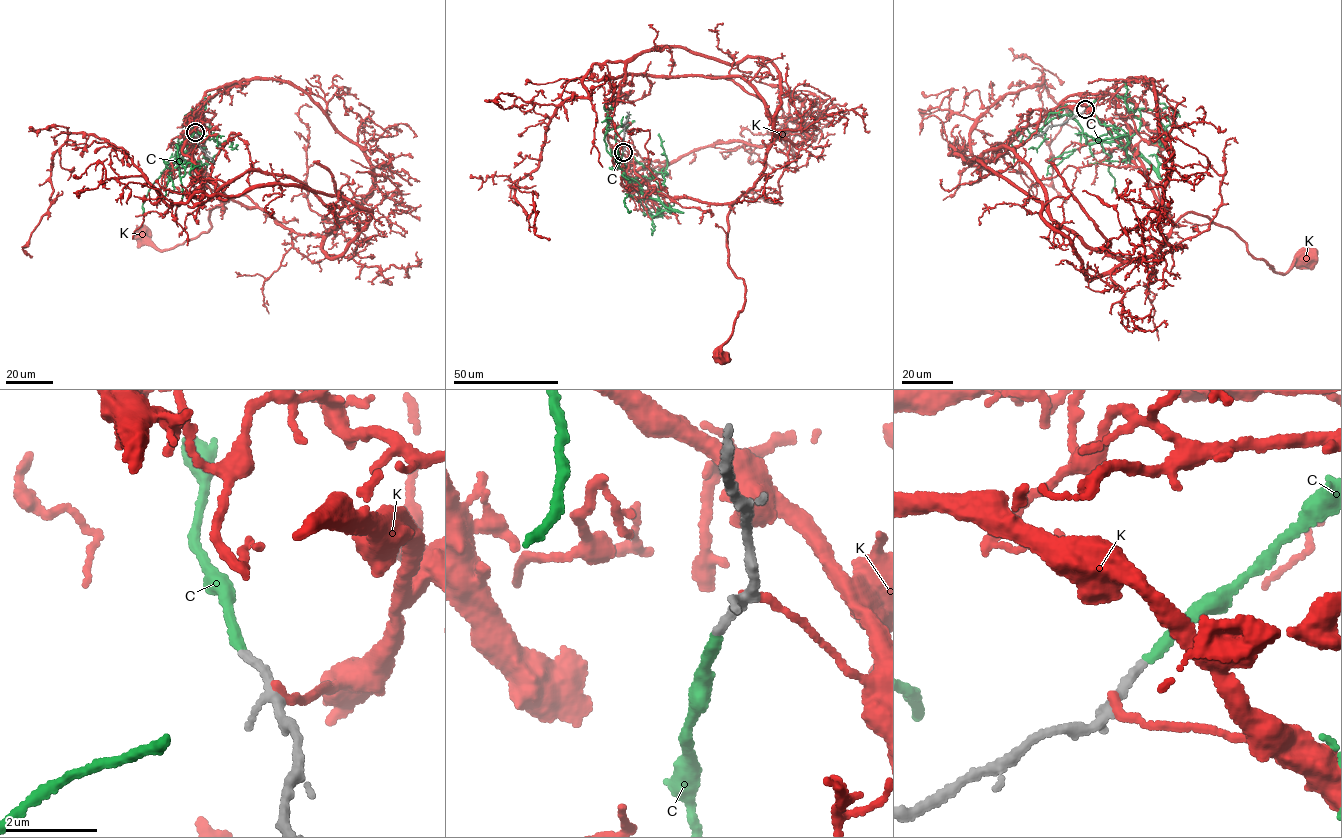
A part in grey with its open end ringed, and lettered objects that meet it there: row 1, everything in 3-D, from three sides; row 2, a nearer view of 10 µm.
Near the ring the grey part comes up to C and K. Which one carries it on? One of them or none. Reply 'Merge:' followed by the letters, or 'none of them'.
Merge: C

